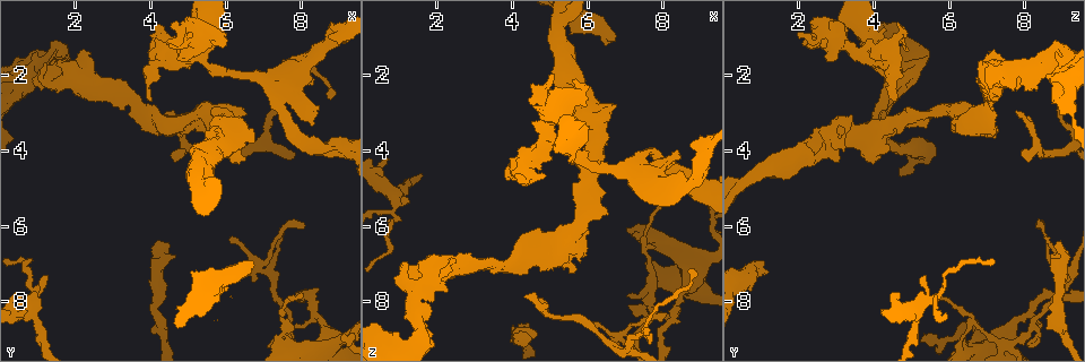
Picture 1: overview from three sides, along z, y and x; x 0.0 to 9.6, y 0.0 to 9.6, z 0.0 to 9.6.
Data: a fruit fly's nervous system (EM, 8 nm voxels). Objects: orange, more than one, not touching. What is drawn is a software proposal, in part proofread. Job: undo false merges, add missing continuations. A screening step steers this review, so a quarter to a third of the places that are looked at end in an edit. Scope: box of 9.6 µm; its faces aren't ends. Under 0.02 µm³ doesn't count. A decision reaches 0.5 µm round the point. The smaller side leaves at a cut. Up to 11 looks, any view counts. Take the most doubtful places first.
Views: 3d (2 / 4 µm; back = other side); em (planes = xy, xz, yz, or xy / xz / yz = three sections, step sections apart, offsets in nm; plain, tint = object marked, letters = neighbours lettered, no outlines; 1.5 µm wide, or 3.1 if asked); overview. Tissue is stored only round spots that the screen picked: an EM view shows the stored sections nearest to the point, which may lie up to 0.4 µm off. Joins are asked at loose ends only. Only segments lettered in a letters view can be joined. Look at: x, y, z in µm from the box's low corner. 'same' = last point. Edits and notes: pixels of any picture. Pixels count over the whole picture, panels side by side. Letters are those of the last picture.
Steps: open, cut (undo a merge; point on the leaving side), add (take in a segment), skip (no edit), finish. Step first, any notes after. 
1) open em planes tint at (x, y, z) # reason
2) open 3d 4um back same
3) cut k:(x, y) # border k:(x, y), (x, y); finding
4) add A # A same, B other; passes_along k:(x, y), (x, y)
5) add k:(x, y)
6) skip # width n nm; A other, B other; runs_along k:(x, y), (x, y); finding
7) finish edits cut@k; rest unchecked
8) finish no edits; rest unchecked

open em planes letters at (8.00, 1.50, 5.45) # branch stops here

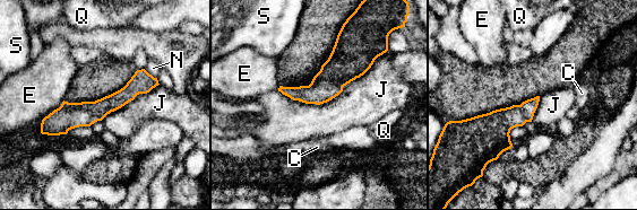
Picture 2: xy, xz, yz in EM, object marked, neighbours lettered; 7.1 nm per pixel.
skip # longest_contact J 800 nm; C other, E other, J other, N other, Q other, S other; none of them fits

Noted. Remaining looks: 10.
open 3d 2um back at (1.40, 1.90, 8.25) # two arms in line, one across

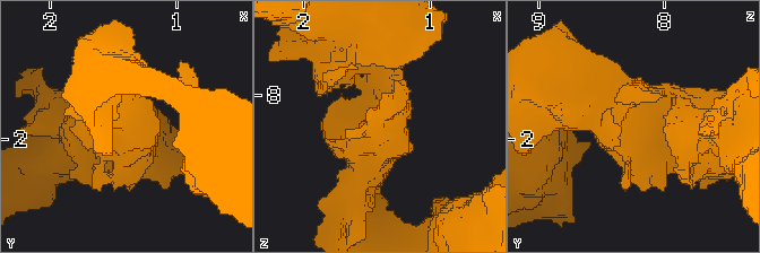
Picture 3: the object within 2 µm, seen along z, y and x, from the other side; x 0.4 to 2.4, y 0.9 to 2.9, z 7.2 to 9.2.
open em yz step 8 tint at (1.36, 1.86, 8.24) # shape alone is not enough

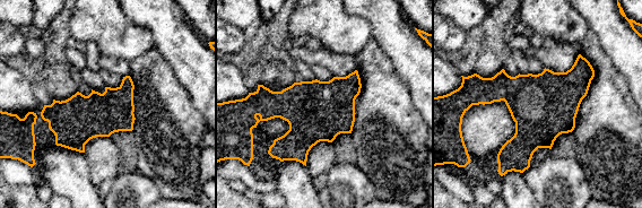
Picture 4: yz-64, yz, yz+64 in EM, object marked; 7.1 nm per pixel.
open em planes letters same # another direction

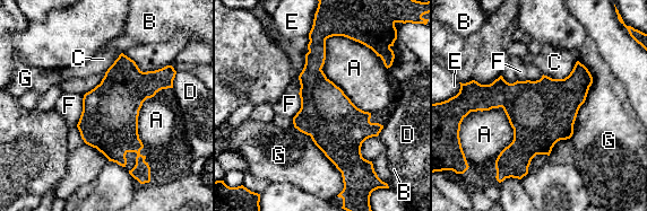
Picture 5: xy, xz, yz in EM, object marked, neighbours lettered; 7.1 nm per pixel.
skip # A other, B other, C other, D other, E other, F other, G other; border 5:(327, 37), (322, 72), (371, 113); continuous, no second neuron

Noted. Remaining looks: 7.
open em xy step 8 letters at (4.55, 4.10, 8.10) # tapers out

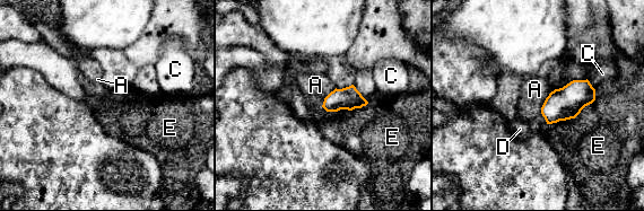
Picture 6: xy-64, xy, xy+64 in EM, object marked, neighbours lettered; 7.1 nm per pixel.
skip # longest_contact E 380 nm; A other, C other, D other, E other; border 6:(550, 93), (540, 113); no lettered segment goes on from it

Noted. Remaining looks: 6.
open 3d 2um at (5.70, 4.05, 4.35) # branch stops here

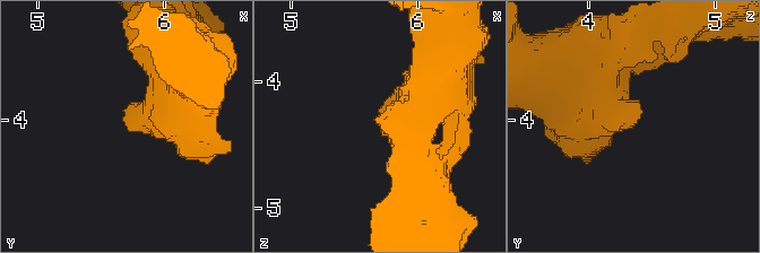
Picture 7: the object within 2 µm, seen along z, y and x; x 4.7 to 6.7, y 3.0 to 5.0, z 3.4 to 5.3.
open em planes tint at (5.70, 4.00, 4.36) # need the tissue

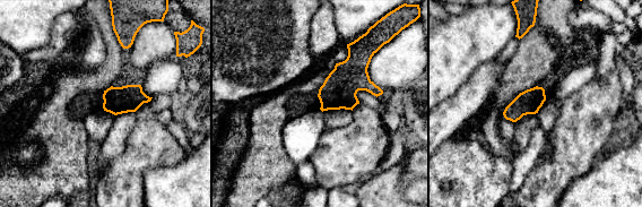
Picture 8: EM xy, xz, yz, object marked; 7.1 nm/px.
open em planes letters same

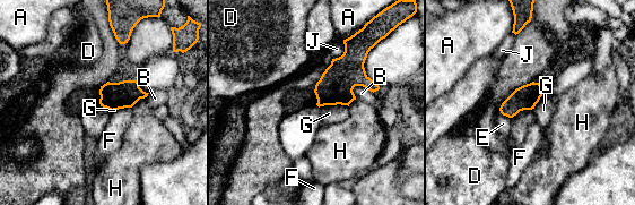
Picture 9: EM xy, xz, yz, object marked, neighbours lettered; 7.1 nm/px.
skip # width 170 nm; A other, B other, D other, E other, F other, G other, H other, J other; border 9:(348, 105), (324, 104), (319, 107); no lettered segment goes on from it

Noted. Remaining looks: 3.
open 3d 2um at (3.60, 2.70, 7.00) # thick turns thin

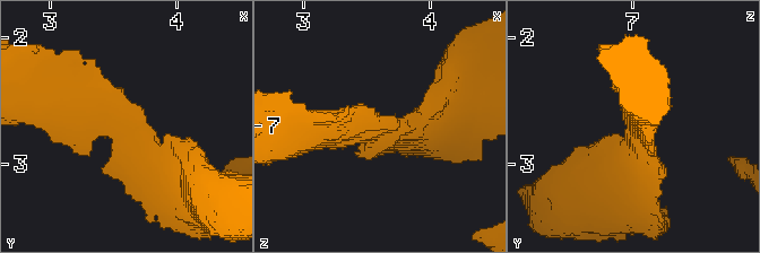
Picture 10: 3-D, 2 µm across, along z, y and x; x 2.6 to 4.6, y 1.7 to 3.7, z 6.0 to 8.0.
open em xz step 4 letters at (3.60, 2.78, 7.04) # arms 3; arm_widths 240, 360, 360 nm; need the tissue

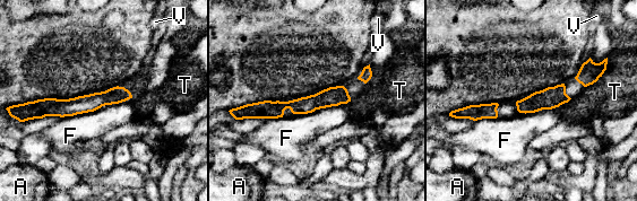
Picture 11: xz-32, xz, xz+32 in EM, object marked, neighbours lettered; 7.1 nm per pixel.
skip # width 130 nm; A other, F other, T other, V other; border 11:(132, 97), (62, 118); one neuron here

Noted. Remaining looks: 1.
finish no edits; rest unchecked

